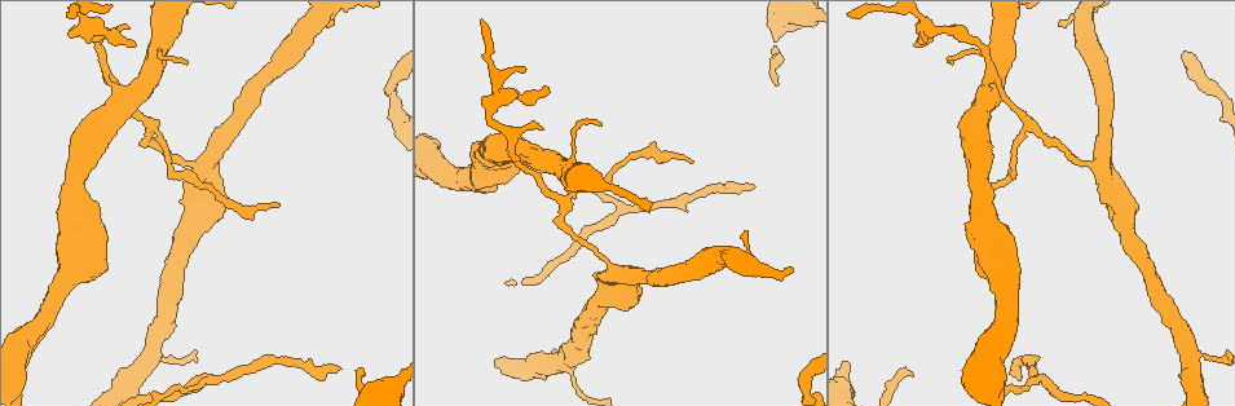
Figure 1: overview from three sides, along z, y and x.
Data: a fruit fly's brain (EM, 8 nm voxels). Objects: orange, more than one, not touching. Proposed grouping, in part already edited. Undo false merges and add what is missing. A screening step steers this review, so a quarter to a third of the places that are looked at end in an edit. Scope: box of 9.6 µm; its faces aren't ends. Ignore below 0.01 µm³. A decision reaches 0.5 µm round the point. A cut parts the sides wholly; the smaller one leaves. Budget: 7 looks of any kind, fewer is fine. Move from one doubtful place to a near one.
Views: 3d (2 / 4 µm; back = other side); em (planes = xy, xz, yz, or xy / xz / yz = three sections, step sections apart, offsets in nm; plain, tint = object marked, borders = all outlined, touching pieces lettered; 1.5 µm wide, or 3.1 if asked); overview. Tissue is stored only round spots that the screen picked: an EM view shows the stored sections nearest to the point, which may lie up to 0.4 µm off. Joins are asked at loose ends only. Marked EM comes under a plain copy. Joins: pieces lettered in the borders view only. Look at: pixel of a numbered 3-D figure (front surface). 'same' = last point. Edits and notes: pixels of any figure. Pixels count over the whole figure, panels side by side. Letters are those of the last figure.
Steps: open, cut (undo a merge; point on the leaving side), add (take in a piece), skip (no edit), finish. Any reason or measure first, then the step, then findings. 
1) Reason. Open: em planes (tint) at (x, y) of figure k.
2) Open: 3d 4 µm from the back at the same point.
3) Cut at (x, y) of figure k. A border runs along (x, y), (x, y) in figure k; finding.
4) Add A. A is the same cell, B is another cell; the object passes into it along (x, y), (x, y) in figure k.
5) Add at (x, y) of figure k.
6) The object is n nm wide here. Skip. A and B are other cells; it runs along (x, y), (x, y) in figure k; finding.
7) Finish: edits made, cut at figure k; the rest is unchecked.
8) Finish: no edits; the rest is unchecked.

Free end. Open: 3d 2 µm at (755, 186) of figure 1.

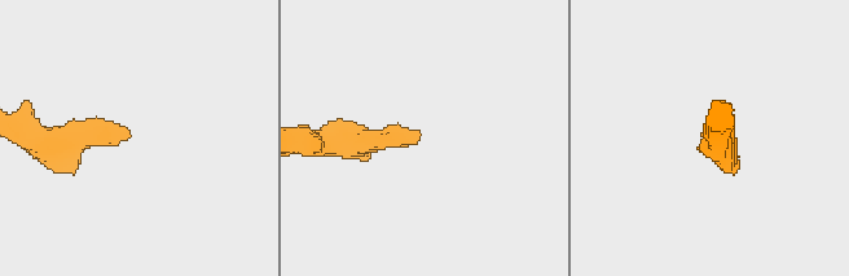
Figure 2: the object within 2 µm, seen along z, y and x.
Now the EM. Open: em planes (tint) at (127, 130) of figure 2.

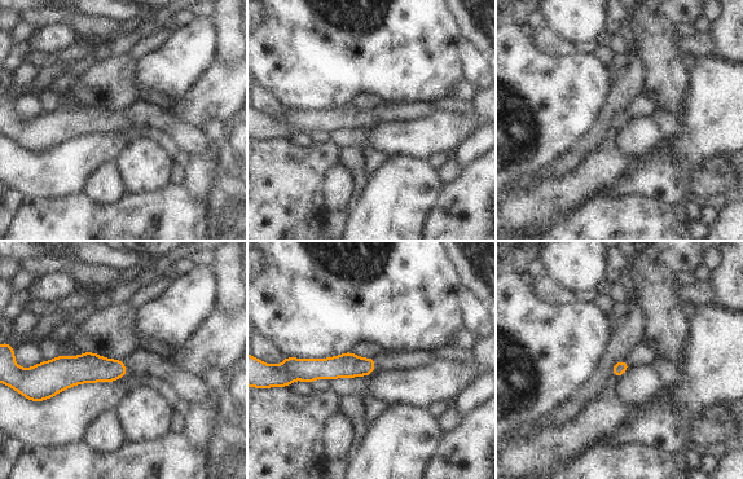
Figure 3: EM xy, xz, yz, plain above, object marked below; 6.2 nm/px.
Open: em planes (borders) at the same point.

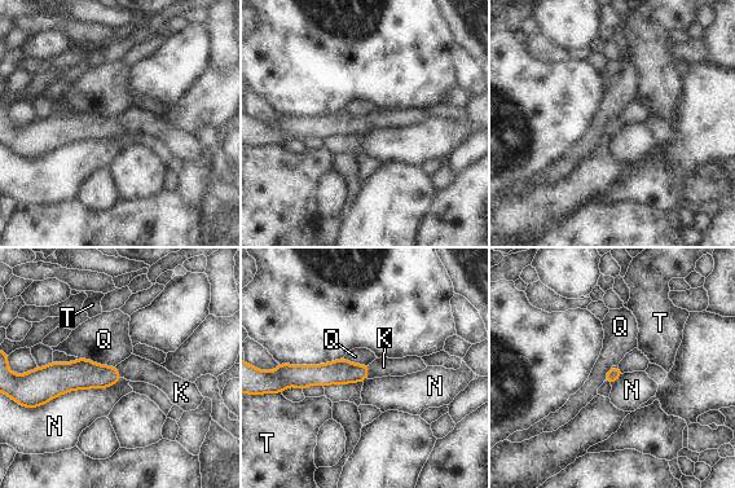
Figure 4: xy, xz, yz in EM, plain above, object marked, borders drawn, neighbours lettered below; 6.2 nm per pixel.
Add K. K is the same cell, N, Q and T are other cells; the object passes into it along (337, 372), (366, 372), (383, 366) in figure 4; the neuron continues.

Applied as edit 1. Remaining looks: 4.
Open: overview.

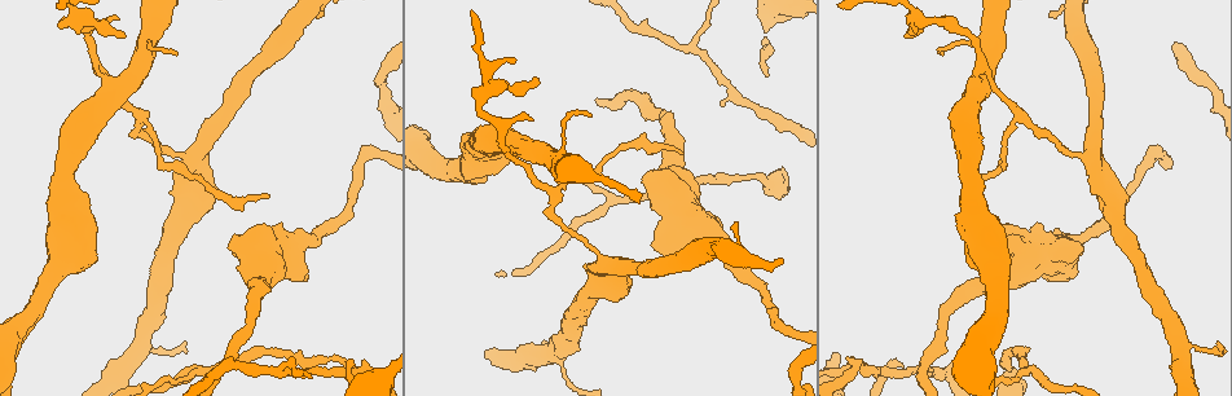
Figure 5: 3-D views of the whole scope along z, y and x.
Open: em planes (borders) at (355, 364) of figure 5.

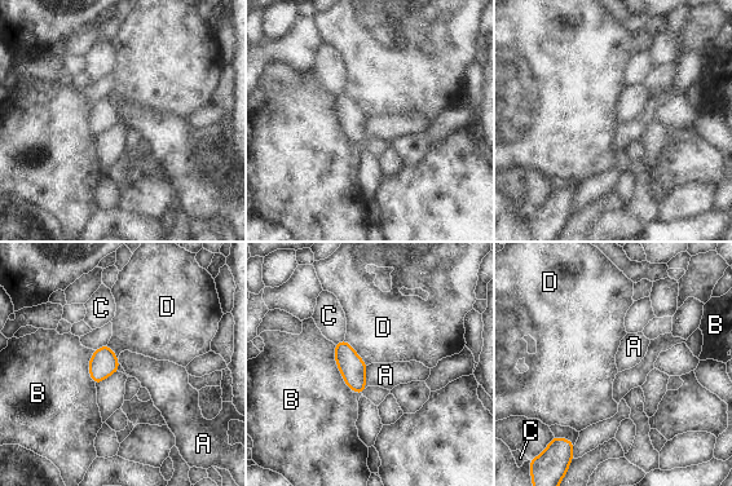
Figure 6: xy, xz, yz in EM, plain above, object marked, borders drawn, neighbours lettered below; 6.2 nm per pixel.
The object is 160 nm wide here. Skip. A, B, C and D are other cells; no lettered piece goes on from it.

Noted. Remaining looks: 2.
Finish: edits made, add at figure 4; the rest is unchecked.

